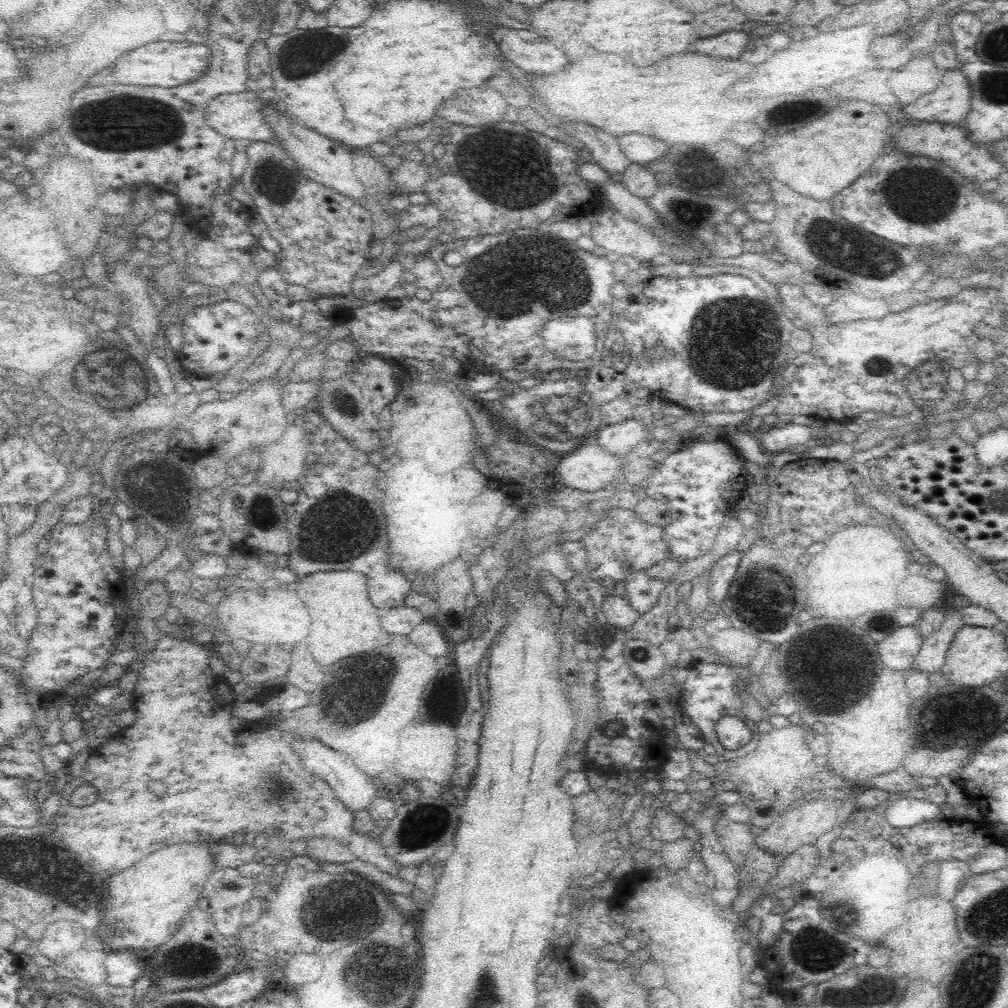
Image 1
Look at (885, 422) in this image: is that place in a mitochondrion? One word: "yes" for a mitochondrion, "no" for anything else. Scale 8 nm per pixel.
no

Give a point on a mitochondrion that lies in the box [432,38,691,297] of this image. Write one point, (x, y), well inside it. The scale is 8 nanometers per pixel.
(507, 178)

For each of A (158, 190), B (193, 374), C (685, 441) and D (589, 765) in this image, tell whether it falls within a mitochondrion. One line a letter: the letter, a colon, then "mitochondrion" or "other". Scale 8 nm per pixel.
A: other
B: other
C: other
D: other

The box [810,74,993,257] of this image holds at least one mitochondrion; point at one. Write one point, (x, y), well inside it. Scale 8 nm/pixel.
(919, 195)

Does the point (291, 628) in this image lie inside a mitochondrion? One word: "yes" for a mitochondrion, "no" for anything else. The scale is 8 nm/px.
no

